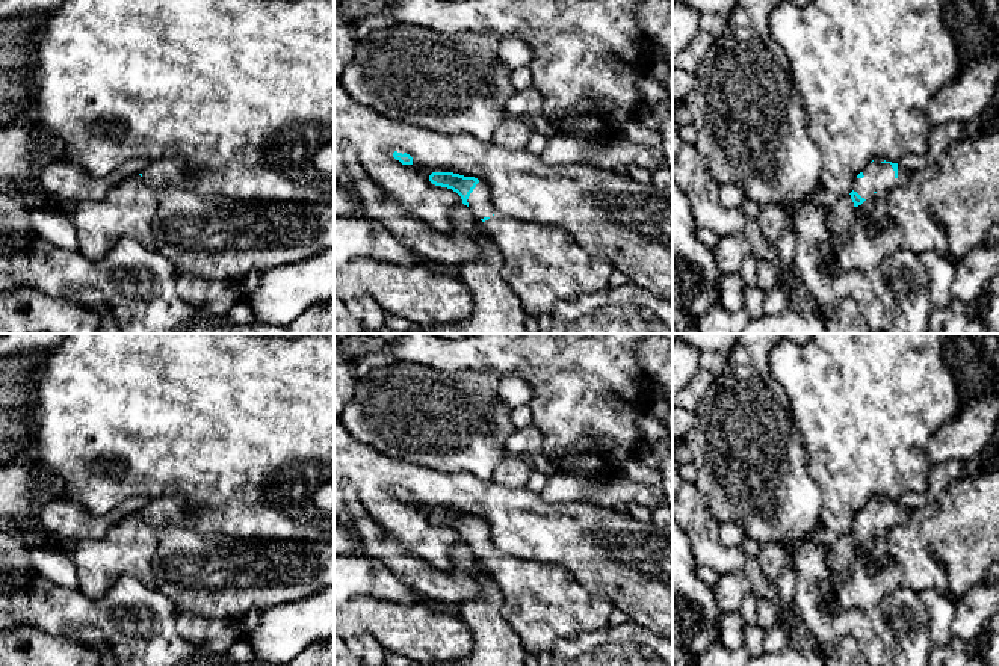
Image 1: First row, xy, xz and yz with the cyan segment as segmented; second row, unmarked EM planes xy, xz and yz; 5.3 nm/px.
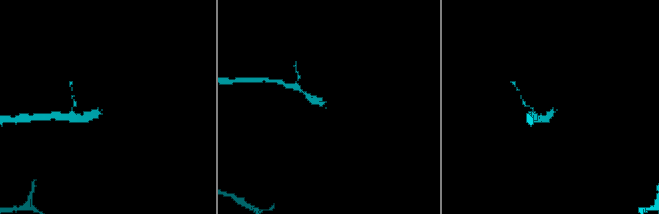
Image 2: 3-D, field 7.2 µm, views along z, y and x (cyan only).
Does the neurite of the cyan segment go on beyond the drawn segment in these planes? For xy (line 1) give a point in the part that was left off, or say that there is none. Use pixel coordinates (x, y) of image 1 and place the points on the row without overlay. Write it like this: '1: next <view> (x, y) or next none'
1: next none

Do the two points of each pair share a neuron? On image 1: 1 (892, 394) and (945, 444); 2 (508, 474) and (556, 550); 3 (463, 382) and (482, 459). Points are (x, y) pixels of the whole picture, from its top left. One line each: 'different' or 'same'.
1: different
2: different
3: same

